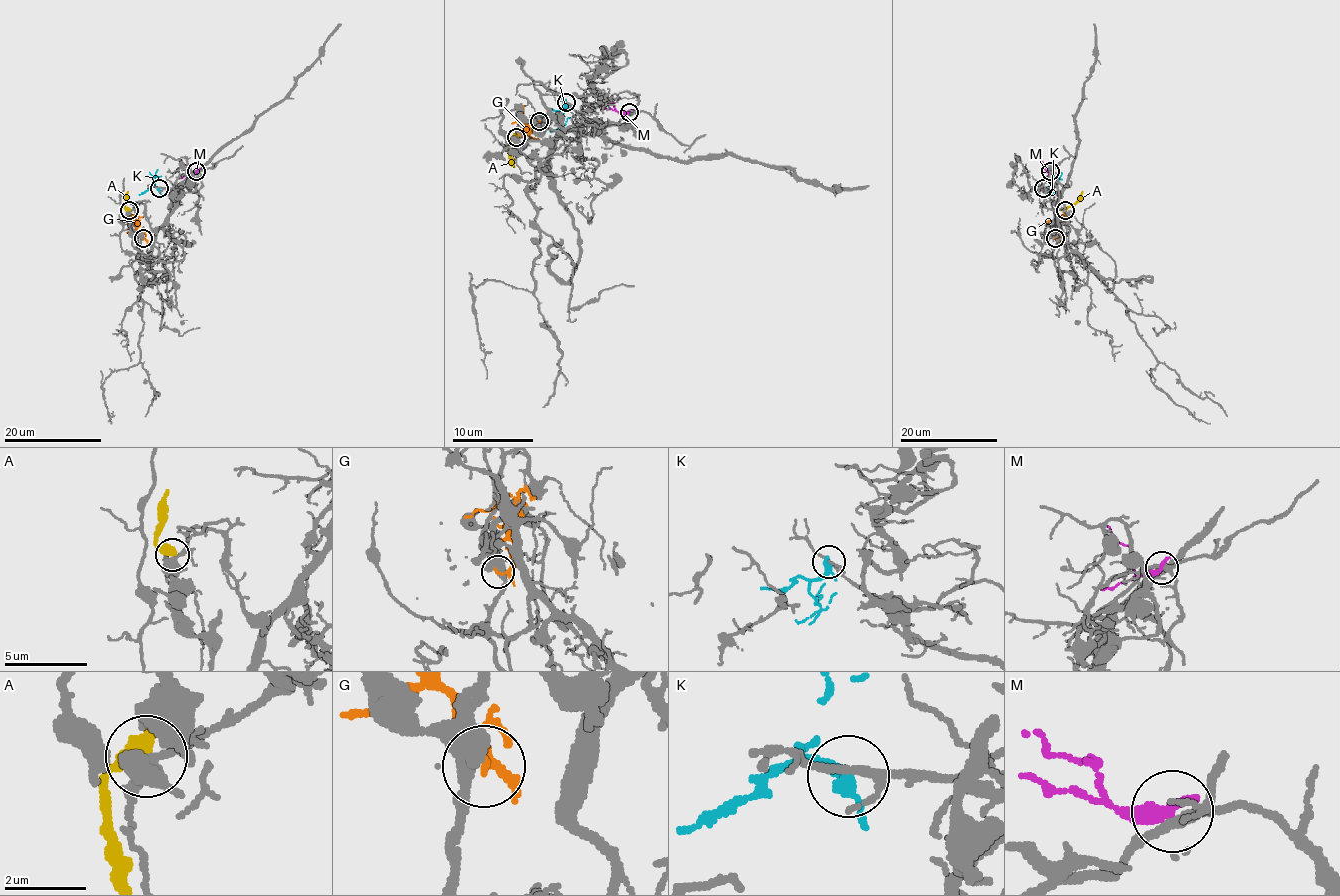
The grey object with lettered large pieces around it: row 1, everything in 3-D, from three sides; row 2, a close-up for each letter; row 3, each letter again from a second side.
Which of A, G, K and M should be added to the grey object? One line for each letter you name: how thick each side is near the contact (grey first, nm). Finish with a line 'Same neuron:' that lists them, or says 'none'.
Same neuron: none

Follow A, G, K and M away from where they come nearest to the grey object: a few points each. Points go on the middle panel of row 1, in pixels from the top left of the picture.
A: (517, 137), (509, 145), (515, 167)
G: (539, 121), (537, 131), (531, 127), (525, 131), (539, 139)
K: (565, 102), (557, 113), (559, 123), (563, 113)
M: (628, 113), (618, 111), (614, 102), (600, 96)

